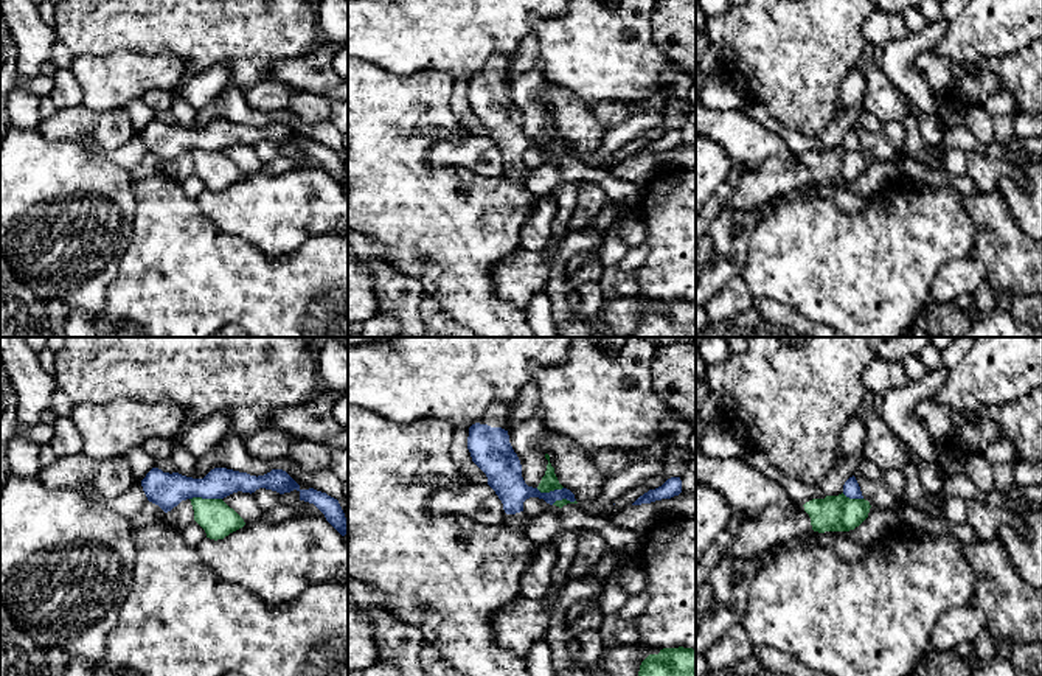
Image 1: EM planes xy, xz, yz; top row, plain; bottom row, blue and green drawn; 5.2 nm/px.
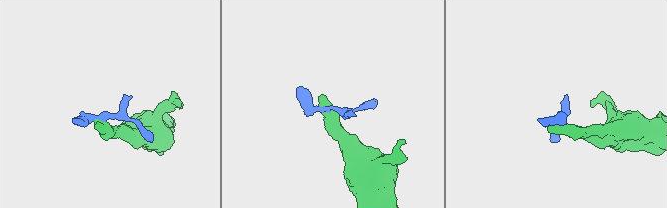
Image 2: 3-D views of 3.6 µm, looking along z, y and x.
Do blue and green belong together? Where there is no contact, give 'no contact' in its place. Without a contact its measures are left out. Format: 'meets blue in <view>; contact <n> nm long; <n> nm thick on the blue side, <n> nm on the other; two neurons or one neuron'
meets blue in xy; contact 170 nm long; 180 nm thick on the blue side, 180 nm on the other; two neurons

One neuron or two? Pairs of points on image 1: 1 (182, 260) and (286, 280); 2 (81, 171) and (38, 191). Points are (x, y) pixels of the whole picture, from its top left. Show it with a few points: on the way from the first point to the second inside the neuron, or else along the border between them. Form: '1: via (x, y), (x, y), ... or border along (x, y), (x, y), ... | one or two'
1: via (208, 278), (260, 280) | one
2: via (70, 182), (61, 191), (48, 191) | one

